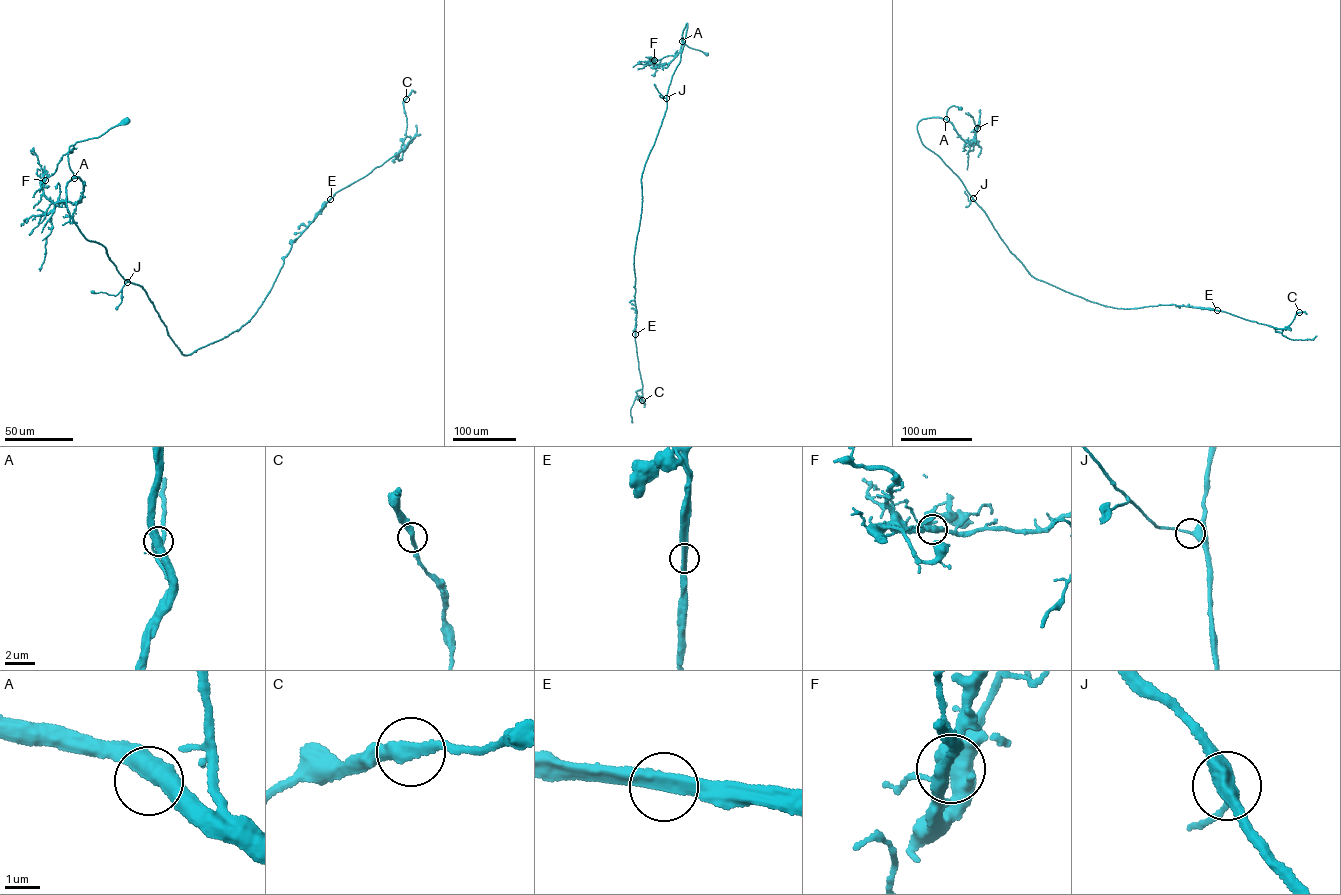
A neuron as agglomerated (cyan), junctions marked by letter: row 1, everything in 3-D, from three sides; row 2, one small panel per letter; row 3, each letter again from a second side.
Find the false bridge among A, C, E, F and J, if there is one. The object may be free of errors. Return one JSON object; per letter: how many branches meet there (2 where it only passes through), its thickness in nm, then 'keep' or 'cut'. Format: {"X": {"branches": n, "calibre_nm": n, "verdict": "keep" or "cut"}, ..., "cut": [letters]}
{"A": {"branches": 2, "calibre_nm": 500, "verdict": "keep"}, "C": {"branches": 2, "calibre_nm": 320, "verdict": "keep"}, "E": {"branches": 2, "calibre_nm": 360, "verdict": "cut"}, "F": {"branches": 2, "calibre_nm": 380, "verdict": "keep"}, "J": {"branches": 2, "calibre_nm": 380, "verdict": "keep"}, "cut": ["E"]}

